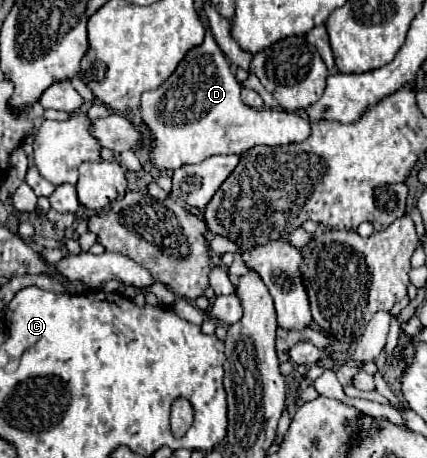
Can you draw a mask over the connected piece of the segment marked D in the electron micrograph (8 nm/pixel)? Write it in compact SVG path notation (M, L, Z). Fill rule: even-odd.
M210 30L206 34L204 42L186 54L186 58L174 70L174 74L160 88L142 94L140 116L142 116L144 126L150 132L150 142L148 142L150 162L160 172L176 170L186 164L198 164L214 154L244 154L246 150L250 150L256 144L280 146L280 144L302 142L310 134L310 122L300 118L294 112L254 110L240 100L240 84L232 76L228 60L224 56L224 52L218 48Z

